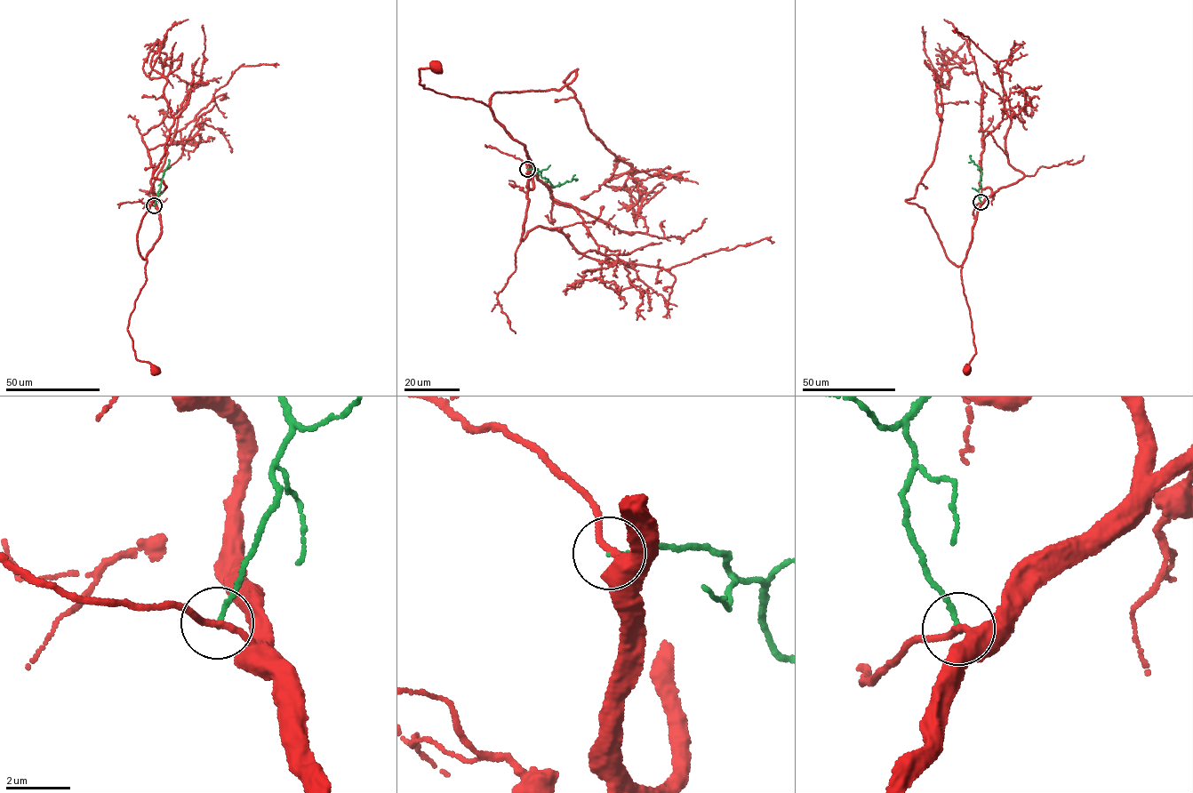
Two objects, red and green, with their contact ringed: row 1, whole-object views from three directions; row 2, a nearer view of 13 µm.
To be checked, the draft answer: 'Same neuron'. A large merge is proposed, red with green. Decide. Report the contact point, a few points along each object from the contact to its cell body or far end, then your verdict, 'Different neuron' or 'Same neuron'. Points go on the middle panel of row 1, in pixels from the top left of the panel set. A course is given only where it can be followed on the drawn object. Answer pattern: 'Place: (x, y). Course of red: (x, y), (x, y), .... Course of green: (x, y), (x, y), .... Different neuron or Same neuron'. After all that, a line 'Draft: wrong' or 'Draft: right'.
Place: (527, 169). Course of red: (527, 169), (524, 145), (508, 134), (487, 106), (473, 99), (451, 97), (419, 84), (419, 70), (437, 65). Course of green: (527, 169), (537, 169), (554, 186), (576, 180). Different neuron
Draft: wrong

